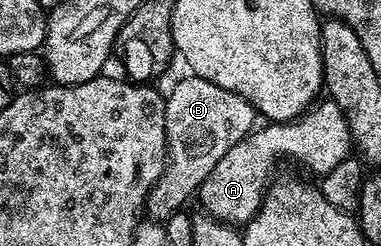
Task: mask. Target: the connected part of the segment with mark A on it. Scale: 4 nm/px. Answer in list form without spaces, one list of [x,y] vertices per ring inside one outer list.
[[[329,98],[315,103],[297,120],[270,122],[265,126],[267,128],[255,127],[249,136],[233,146],[198,188],[196,200],[202,203],[205,215],[213,220],[235,226],[244,226],[252,220],[268,195],[272,184],[270,175],[278,160],[299,160],[308,171],[322,178],[336,170],[336,166],[340,166],[340,162],[344,162],[352,152],[346,114]]]

